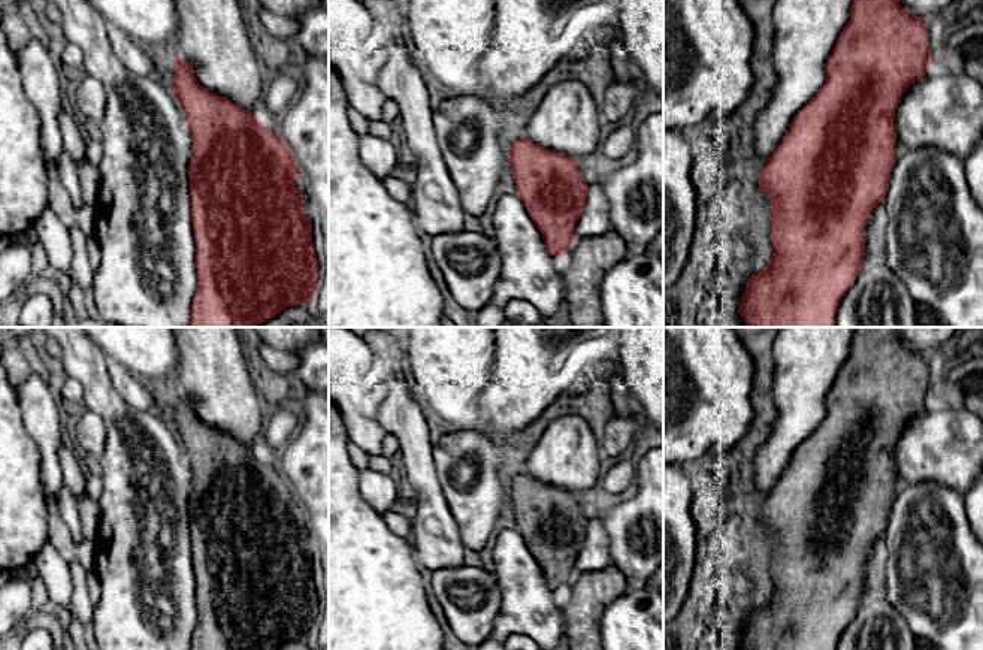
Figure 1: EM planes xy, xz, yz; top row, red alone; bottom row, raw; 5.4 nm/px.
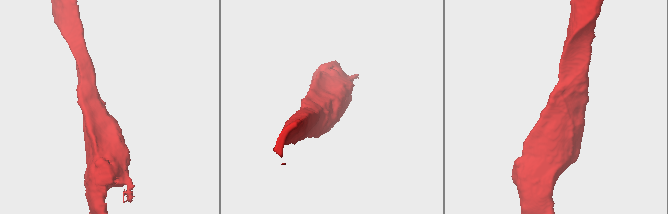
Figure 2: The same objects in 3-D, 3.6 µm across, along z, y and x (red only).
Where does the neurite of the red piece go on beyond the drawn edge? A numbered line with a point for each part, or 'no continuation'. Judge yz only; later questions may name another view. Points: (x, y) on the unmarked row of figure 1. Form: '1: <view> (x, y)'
no continuation

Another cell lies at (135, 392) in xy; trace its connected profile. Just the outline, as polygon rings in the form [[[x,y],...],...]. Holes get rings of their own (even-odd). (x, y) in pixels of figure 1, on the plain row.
[[[109,362],[111,381],[123,400],[139,411],[155,411],[148,384],[118,362]]]

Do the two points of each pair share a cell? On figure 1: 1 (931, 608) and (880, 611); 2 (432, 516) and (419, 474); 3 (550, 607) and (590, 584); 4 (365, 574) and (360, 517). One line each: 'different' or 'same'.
1: different
2: same
3: different
4: same

